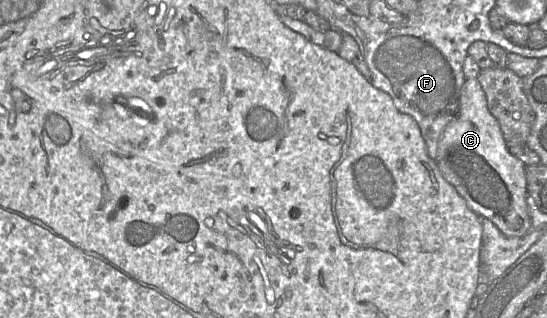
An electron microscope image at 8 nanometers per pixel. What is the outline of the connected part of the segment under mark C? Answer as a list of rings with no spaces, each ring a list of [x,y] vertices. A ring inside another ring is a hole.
[[[469,78],[464,82],[458,113],[442,132],[434,160],[444,179],[480,218],[490,220],[507,237],[522,237],[531,230],[526,165],[510,153],[500,125],[490,113],[486,95],[477,79]]]

